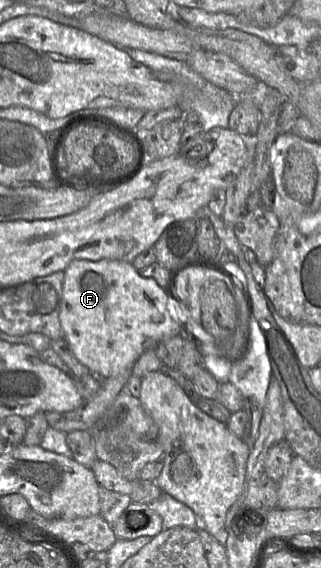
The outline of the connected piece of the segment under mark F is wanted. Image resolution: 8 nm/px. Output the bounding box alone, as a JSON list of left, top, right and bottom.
[59,260,178,379]

